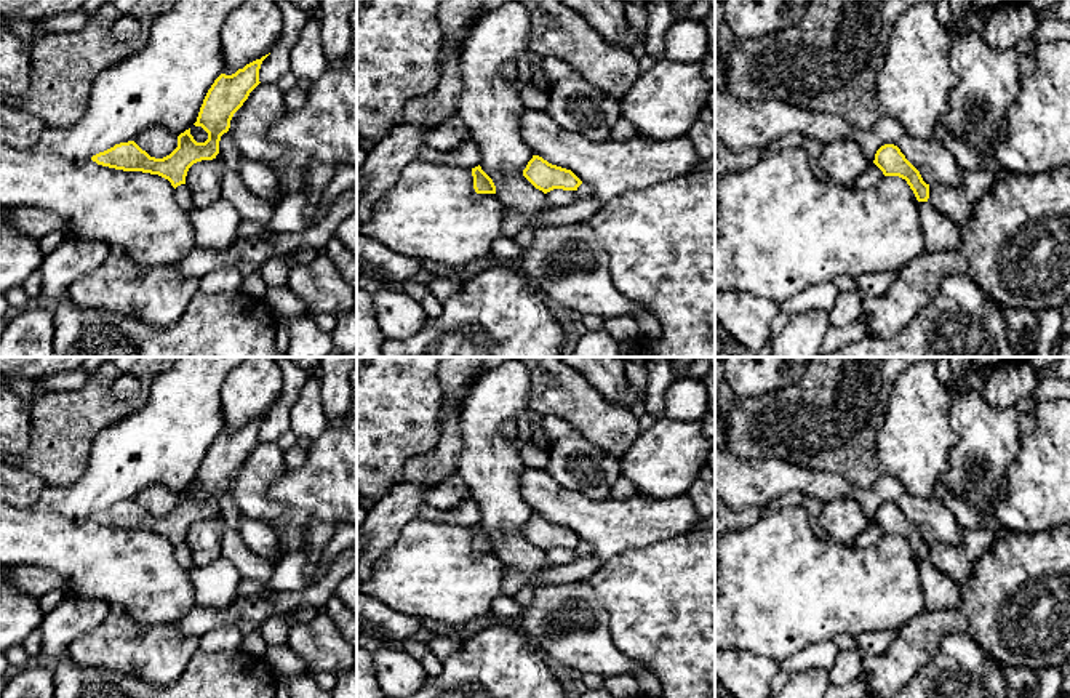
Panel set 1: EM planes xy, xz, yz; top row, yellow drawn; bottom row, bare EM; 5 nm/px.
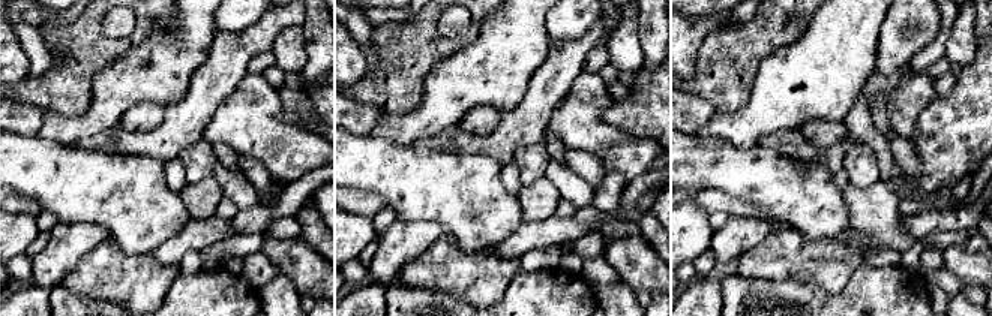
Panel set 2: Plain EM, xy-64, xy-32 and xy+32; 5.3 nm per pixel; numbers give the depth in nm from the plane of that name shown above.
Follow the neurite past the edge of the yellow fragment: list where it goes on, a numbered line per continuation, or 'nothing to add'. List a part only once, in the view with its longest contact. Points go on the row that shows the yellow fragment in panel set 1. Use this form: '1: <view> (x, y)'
nothing to add

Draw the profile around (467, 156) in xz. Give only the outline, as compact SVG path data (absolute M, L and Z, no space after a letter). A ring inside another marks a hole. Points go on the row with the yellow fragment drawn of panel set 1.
M473 139L462 142L457 149L453 150L437 150L424 146L419 149L416 160L461 168L475 168L480 165L480 147Z

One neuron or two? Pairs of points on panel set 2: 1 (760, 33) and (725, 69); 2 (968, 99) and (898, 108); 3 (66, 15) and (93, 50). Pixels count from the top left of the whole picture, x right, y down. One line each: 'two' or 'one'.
1: one
2: two
3: two

